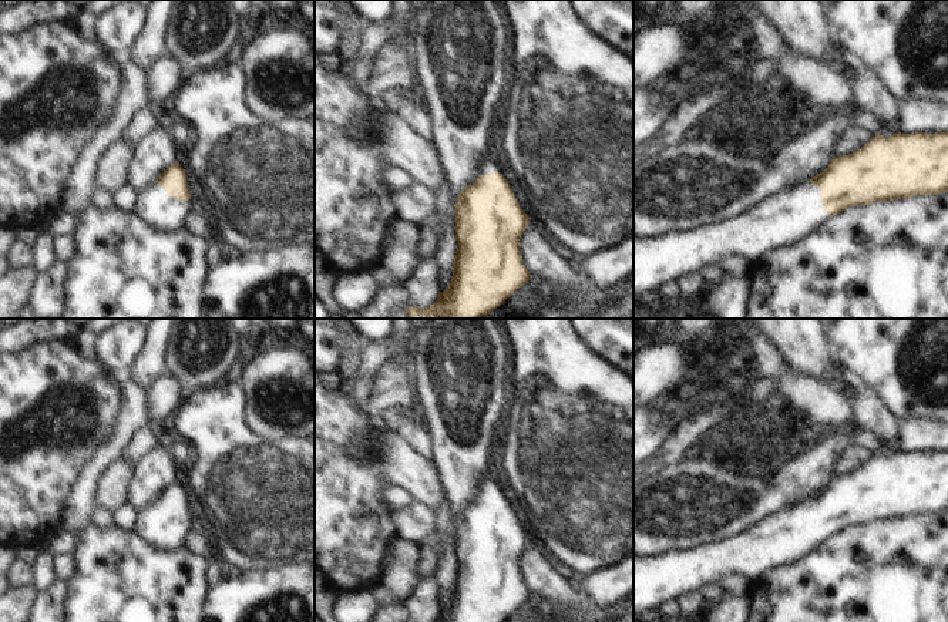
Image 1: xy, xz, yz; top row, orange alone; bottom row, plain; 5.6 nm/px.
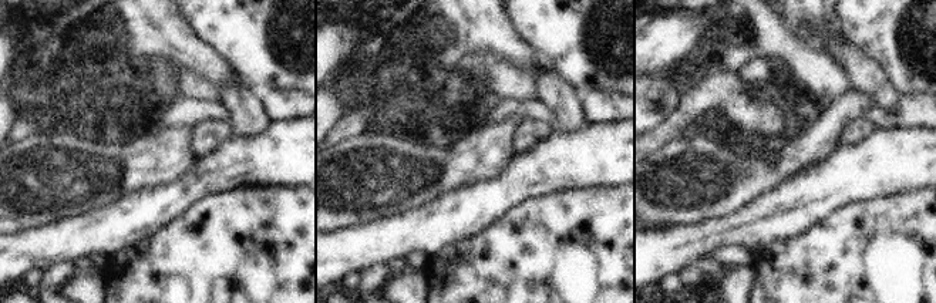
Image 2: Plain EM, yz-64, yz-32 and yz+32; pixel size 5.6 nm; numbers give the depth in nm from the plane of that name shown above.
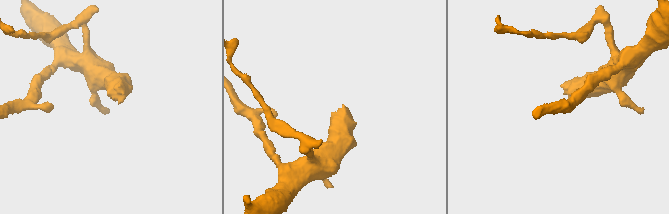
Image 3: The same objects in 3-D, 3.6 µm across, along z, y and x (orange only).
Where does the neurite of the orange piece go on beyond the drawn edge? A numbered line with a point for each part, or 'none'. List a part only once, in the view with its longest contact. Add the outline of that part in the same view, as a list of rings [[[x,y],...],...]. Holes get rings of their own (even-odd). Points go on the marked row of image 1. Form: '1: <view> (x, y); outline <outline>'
1: yz (787, 217); outline [[[800,182],[762,201],[734,218],[699,226],[689,232],[672,232],[659,238],[633,238],[633,297],[645,292],[660,290],[668,280],[678,280],[689,272],[707,272],[715,275],[715,268],[723,256],[742,255],[754,263],[767,252],[799,242],[820,228],[828,218],[830,215],[823,209],[820,188],[811,182]]]

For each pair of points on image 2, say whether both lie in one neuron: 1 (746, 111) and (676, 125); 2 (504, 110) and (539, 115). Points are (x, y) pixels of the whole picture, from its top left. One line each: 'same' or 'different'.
1: same
2: same

